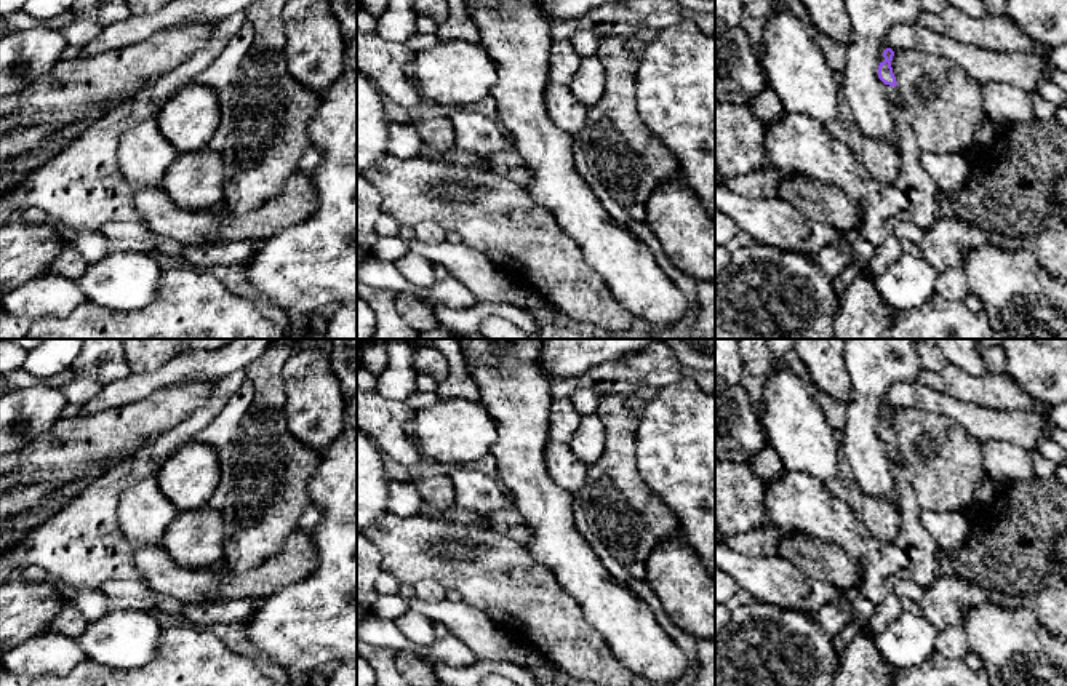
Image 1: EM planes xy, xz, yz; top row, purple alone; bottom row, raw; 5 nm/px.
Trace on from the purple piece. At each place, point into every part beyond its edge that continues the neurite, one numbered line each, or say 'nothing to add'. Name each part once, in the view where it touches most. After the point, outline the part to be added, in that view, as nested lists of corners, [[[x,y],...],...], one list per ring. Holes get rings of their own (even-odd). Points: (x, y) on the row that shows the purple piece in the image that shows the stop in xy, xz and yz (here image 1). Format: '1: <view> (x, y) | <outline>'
1: yz (893, 93) | [[[886,85],[886,96],[888,96],[889,102],[894,106],[894,109],[897,112],[901,112],[902,110],[902,96],[901,96],[897,86]]]

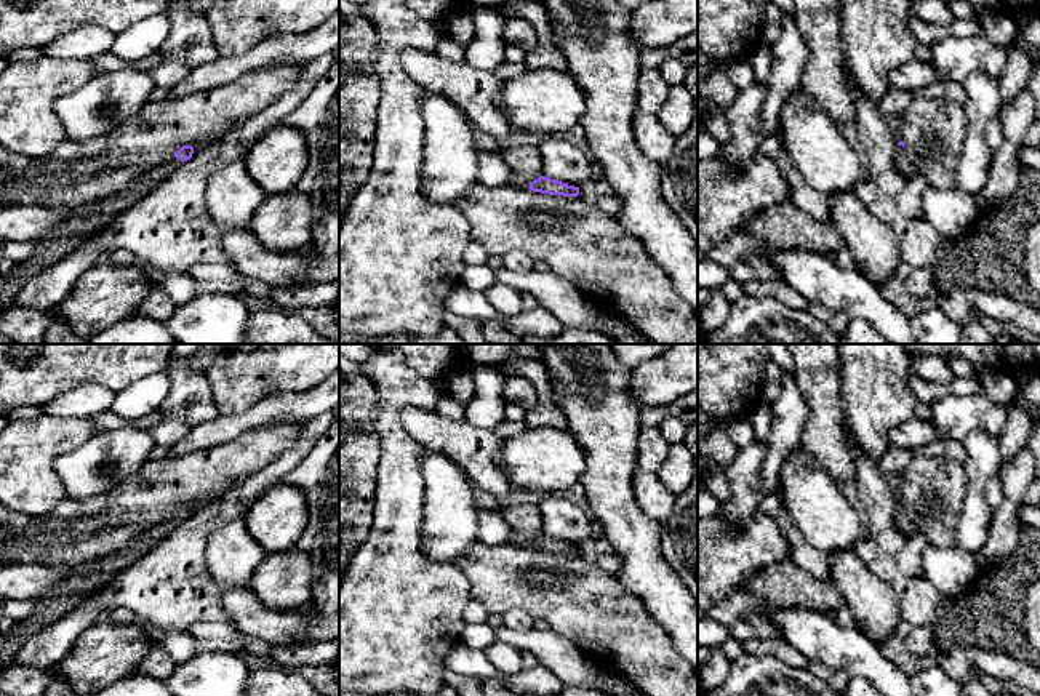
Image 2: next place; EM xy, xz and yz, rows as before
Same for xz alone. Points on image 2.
1: xz (514, 181) | [[[512,173],[512,176],[509,179],[509,186],[517,187],[517,189],[528,189],[530,182],[526,182],[525,179],[522,179]]]

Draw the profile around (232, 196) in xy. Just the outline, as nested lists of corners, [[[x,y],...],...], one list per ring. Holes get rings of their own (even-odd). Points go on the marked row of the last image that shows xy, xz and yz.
[[[242,158],[232,160],[211,174],[206,186],[206,206],[221,229],[248,229],[254,210],[266,192],[248,174]]]

